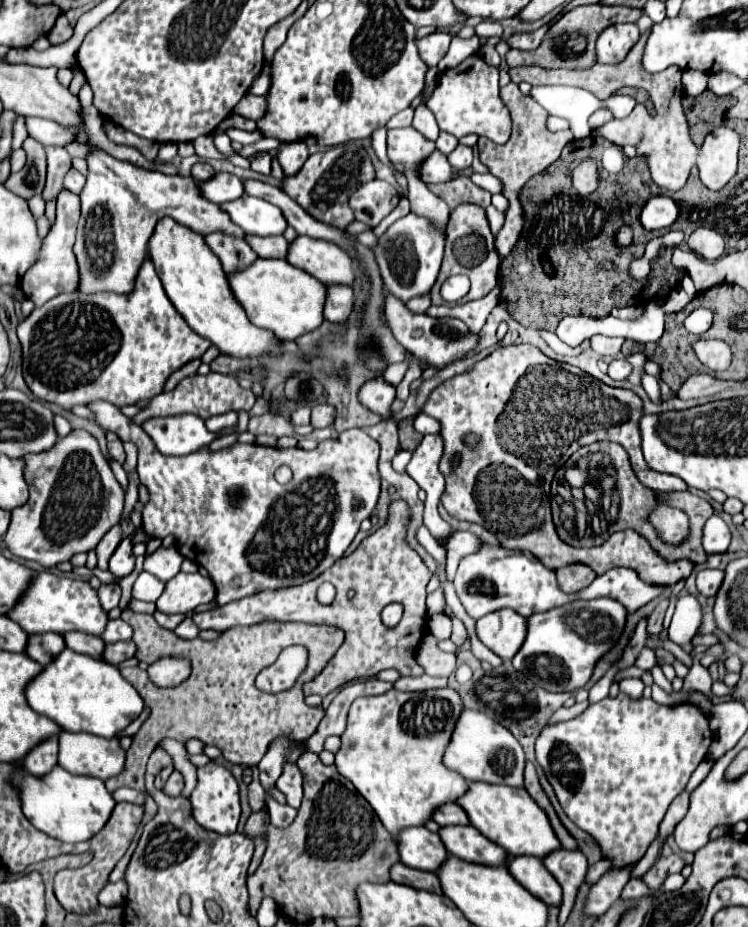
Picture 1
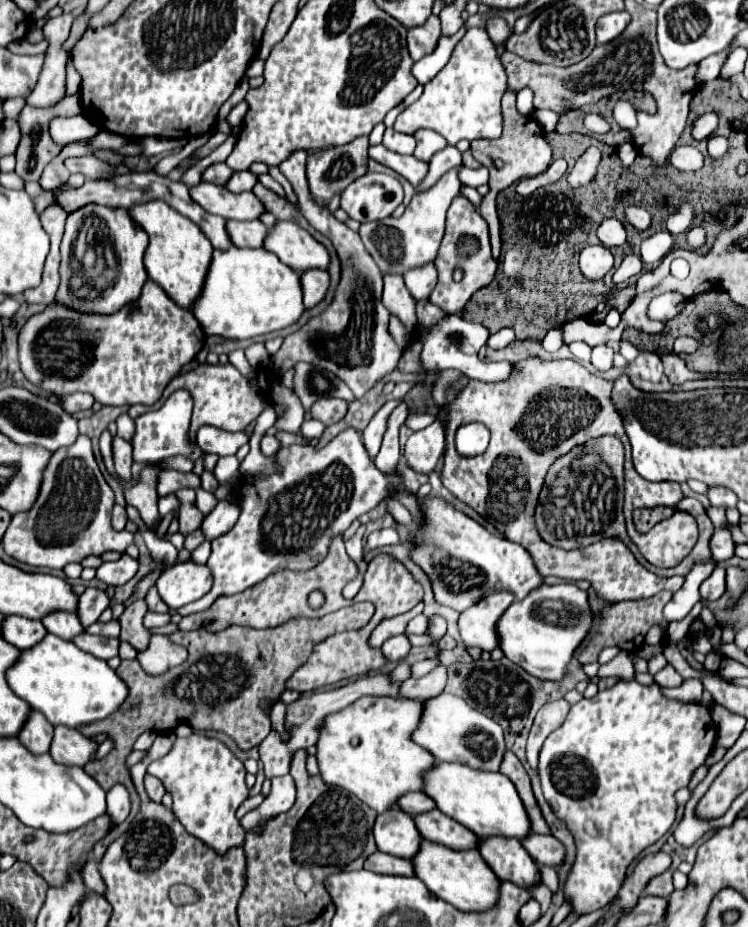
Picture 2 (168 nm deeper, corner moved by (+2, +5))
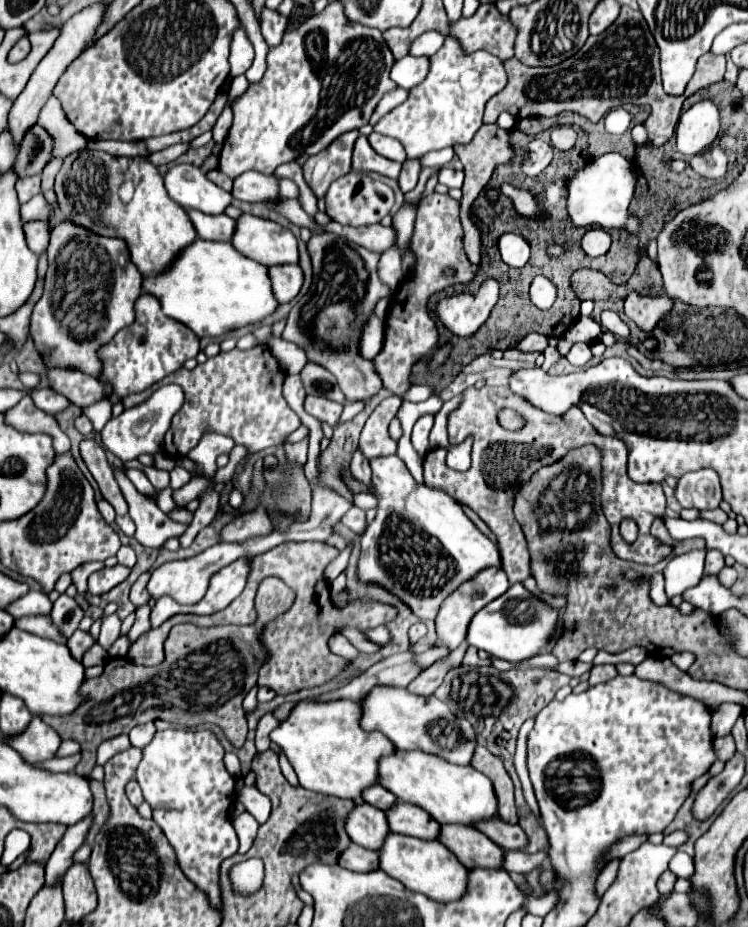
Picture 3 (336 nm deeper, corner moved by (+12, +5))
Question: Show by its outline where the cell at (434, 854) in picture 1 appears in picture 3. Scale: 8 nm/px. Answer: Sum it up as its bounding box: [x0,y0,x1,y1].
[347,804,389,850]

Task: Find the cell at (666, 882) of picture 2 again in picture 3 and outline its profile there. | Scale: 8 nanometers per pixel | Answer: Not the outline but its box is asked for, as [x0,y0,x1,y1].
[657,870,677,894]

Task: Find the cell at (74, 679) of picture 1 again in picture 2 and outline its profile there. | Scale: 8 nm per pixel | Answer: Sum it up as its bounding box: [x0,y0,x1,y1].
[5,634,127,728]

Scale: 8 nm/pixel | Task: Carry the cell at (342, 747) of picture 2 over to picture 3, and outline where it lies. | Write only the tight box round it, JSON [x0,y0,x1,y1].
[271,700,395,800]

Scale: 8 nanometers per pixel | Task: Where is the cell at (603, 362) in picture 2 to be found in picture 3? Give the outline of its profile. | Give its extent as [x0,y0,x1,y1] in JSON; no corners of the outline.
[567,342,593,366]

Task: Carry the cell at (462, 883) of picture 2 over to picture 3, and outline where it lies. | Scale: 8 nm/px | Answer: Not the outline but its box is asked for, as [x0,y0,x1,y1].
[379,834,469,902]

